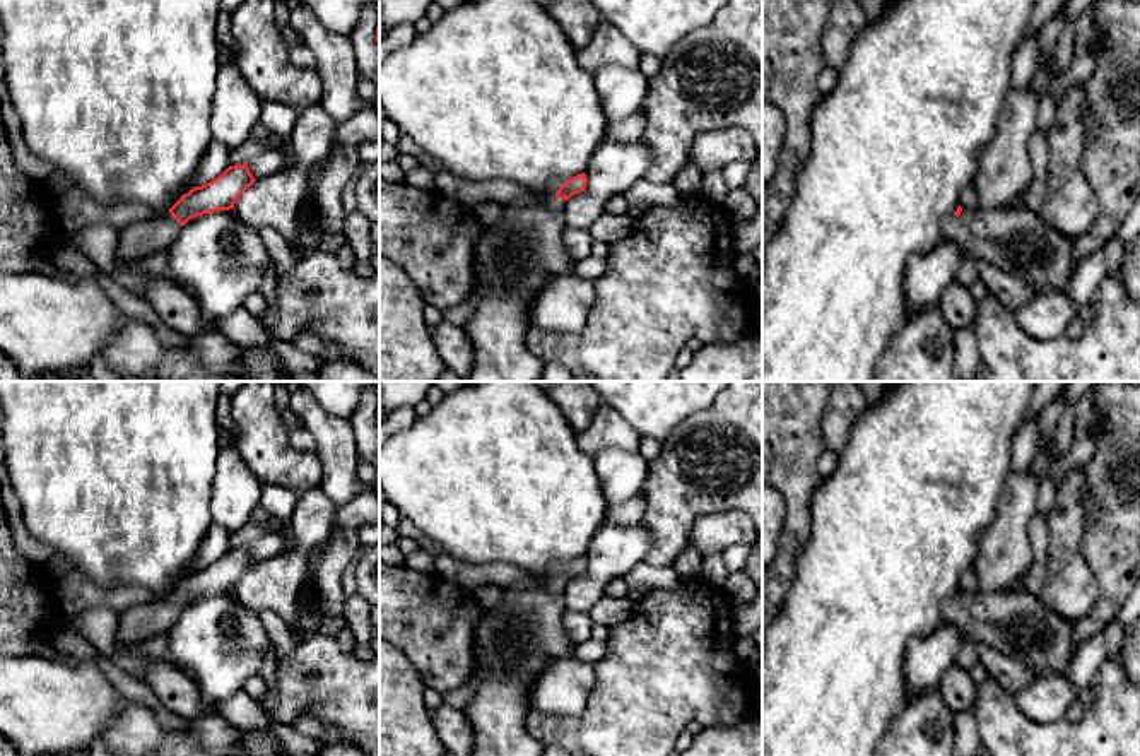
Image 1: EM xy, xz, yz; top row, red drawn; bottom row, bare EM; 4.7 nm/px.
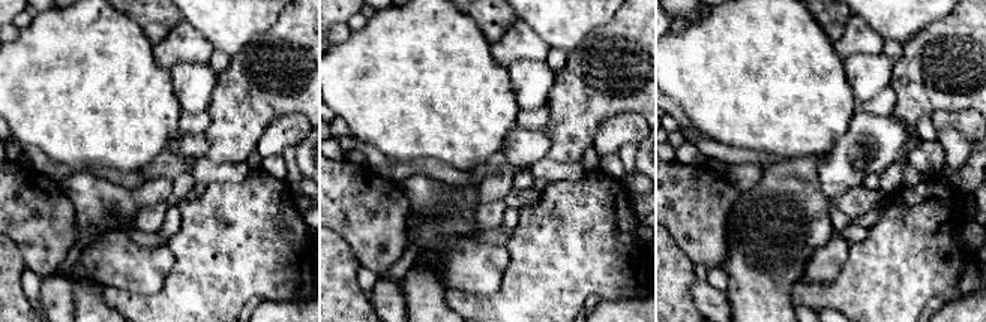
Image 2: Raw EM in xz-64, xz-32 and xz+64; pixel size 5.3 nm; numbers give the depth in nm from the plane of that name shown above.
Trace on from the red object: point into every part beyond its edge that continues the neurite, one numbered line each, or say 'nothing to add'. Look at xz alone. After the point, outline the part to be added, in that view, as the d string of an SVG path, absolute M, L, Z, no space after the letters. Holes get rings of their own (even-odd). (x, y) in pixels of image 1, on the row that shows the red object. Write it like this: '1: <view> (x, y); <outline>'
1: xz (513, 260); M557 180L544 192L535 192L540 204L504 205L502 219L494 227L480 227L473 248L473 291L480 299L463 325L473 346L473 366L467 381L540 381L545 363L532 354L525 337L535 296L552 277L571 275L574 258L564 248L566 200L555 193L567 180Z

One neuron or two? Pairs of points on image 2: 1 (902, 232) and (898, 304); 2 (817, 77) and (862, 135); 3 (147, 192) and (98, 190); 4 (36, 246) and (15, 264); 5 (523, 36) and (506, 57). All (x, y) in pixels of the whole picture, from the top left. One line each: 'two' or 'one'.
1: one
2: two
3: one
4: two
5: one

